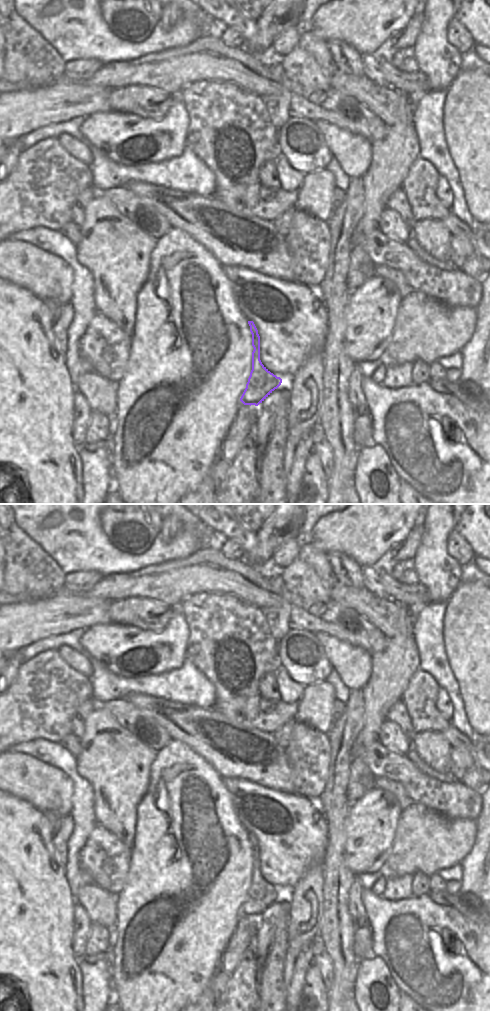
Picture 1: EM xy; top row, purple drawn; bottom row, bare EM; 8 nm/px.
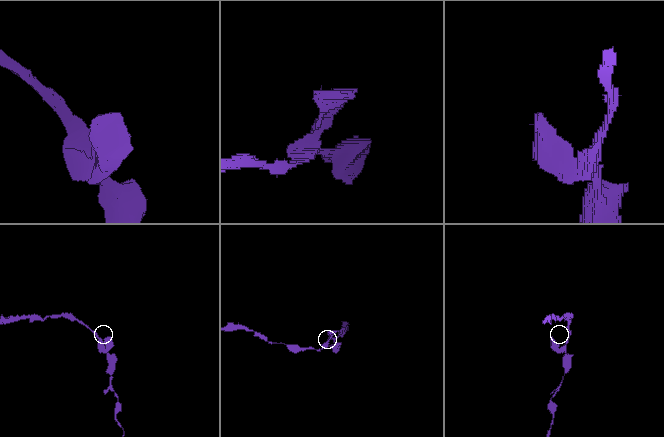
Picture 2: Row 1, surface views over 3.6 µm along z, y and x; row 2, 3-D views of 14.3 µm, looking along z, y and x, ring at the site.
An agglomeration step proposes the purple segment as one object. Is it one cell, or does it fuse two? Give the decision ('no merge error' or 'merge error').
no merge error

